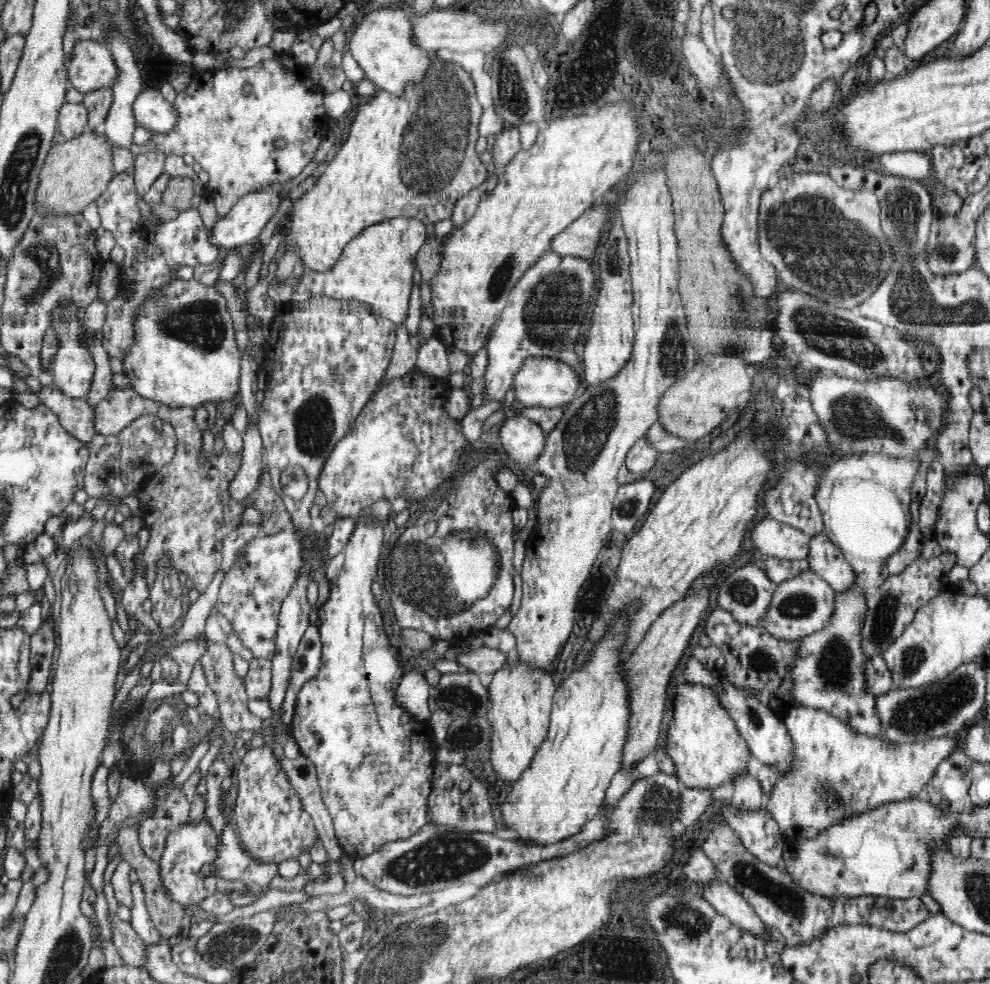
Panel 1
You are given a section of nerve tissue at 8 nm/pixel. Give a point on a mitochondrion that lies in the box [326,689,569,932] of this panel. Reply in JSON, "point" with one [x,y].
{"point":[435,860]}

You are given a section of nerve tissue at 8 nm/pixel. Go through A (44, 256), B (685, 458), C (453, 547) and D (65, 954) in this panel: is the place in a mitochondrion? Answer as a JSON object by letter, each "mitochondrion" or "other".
{"A":"mitochondrion","B":"other","C":"mitochondrion","D":"mitochondrion"}

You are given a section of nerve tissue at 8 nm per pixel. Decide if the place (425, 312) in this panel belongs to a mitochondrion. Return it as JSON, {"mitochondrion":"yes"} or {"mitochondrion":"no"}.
{"mitochondrion":"no"}

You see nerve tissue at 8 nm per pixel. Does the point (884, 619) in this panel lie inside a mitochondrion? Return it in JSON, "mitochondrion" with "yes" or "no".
{"mitochondrion":"yes"}

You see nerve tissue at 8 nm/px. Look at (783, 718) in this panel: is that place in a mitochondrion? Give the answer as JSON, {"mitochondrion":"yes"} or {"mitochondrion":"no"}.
{"mitochondrion":"no"}

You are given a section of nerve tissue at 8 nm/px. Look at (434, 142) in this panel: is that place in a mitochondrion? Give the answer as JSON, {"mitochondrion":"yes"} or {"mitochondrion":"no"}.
{"mitochondrion":"yes"}

